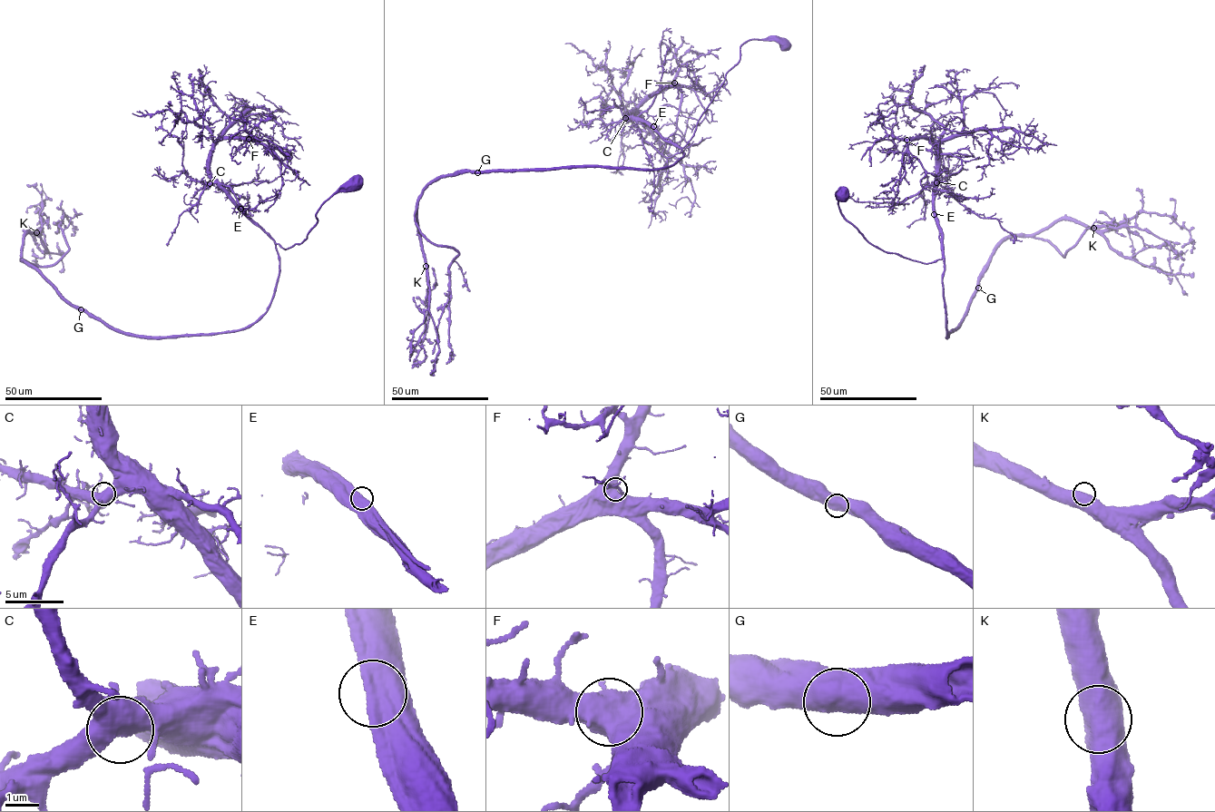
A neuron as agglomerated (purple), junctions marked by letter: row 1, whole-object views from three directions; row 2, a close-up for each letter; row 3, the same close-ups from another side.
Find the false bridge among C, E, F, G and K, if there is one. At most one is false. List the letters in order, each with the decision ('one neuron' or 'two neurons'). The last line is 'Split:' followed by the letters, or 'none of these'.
C: one neuron
E: one neuron
F: one neuron
G: one neuron
K: one neuron
Split: none of these

